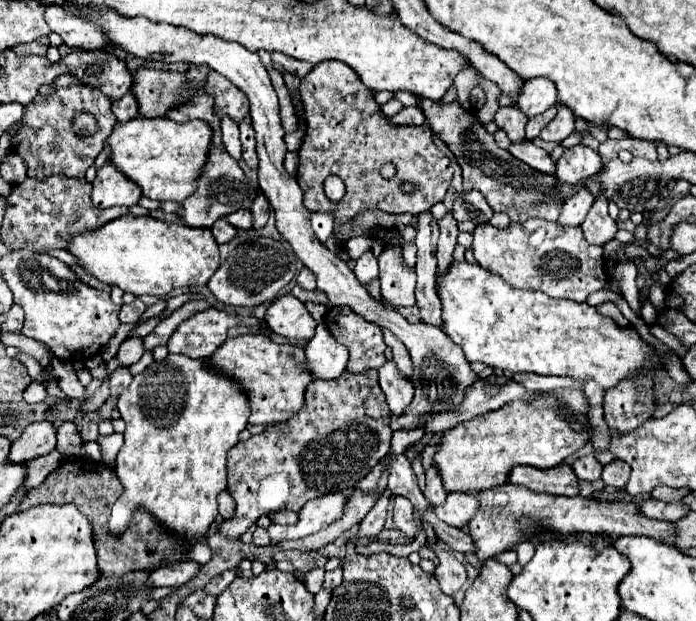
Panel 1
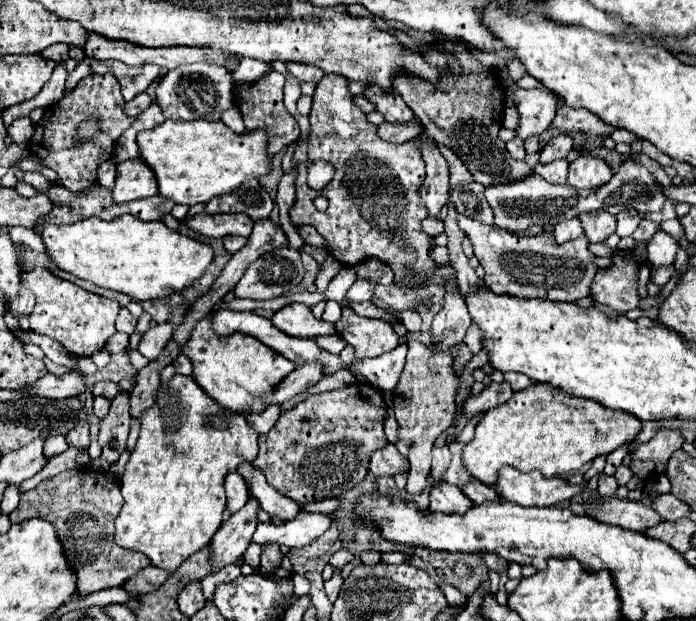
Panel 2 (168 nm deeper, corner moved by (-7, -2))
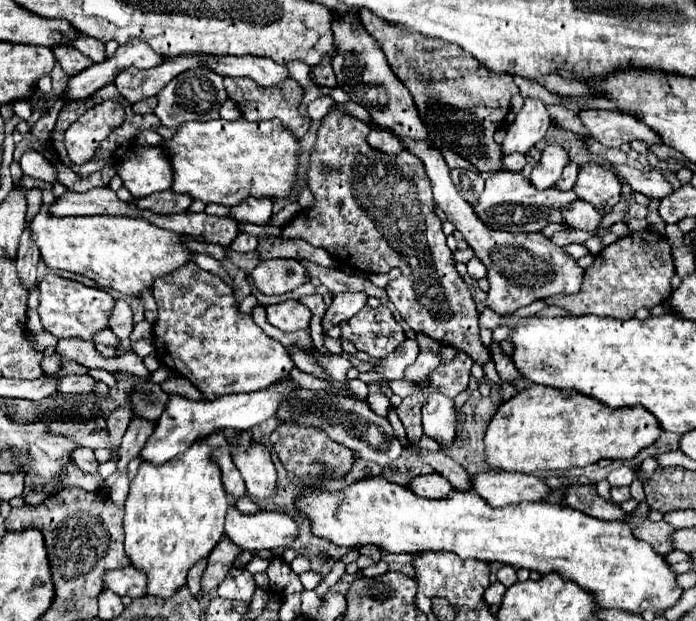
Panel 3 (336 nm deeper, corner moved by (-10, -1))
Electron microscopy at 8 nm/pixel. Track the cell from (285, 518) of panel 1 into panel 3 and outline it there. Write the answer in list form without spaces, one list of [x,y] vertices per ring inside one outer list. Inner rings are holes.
[[[253,443],[247,451],[233,451],[231,455],[251,497],[265,501],[277,495],[277,471],[267,447]]]

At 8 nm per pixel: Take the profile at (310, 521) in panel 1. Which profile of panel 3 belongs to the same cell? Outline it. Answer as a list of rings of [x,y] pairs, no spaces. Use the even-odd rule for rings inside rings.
[[[235,507],[227,509],[225,535],[243,549],[287,549],[297,533],[297,523],[285,513],[259,511],[255,515],[243,515]]]

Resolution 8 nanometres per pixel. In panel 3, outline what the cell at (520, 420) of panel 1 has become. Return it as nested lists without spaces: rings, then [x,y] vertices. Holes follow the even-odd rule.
[[[529,383],[497,409],[483,443],[485,461],[491,471],[537,473],[585,467],[601,459],[631,459],[643,447],[653,445],[659,433],[657,419],[645,407],[609,409],[577,391],[555,391]]]

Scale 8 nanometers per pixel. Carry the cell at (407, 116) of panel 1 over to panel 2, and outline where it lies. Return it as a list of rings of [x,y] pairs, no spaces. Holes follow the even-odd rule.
[[[380,124],[378,126],[378,136],[390,144],[402,144],[412,140],[416,132],[422,132],[422,128],[412,128],[412,124]]]

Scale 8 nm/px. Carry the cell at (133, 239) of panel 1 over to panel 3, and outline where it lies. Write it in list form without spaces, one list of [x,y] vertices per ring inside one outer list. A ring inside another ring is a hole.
[[[43,201],[41,211],[33,217],[29,225],[35,245],[41,251],[41,257],[49,269],[65,269],[79,275],[85,275],[93,279],[103,289],[117,289],[123,295],[139,297],[145,289],[151,289],[155,279],[163,275],[171,275],[171,271],[177,271],[183,267],[183,263],[191,261],[193,251],[185,245],[183,237],[177,233],[171,233],[167,229],[159,229],[153,223],[147,223],[147,219],[131,219],[123,215],[91,215],[91,217],[53,217],[47,213],[47,205]]]

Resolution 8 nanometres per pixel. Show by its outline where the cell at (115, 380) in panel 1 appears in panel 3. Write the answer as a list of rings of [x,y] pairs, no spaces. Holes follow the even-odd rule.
[[[65,375],[59,379],[59,393],[93,393],[95,379],[87,375]]]

